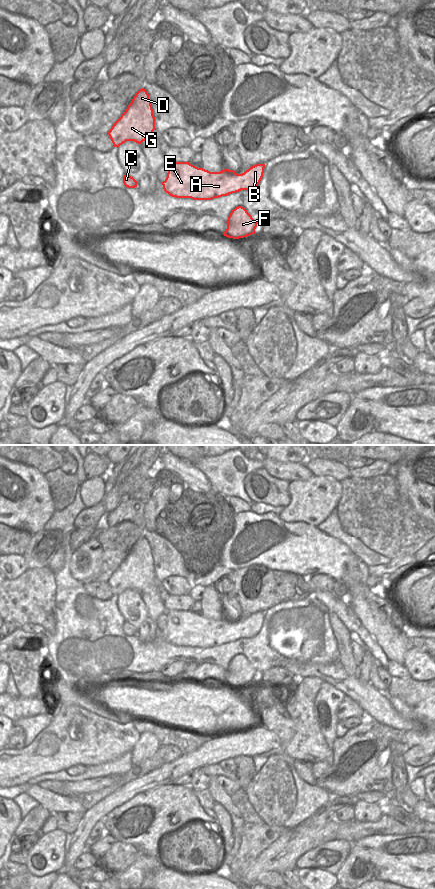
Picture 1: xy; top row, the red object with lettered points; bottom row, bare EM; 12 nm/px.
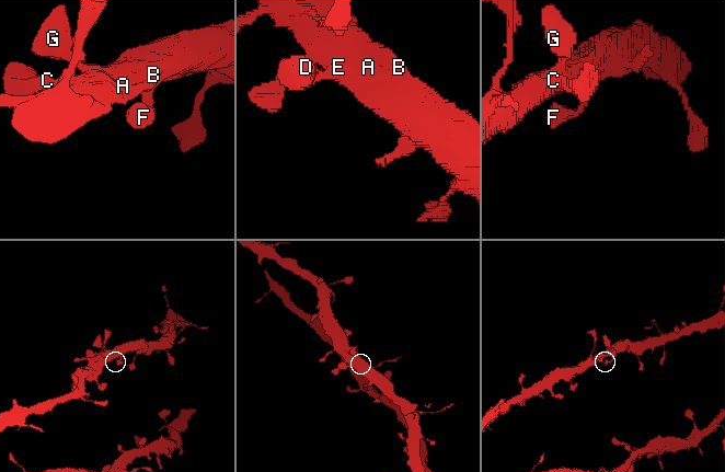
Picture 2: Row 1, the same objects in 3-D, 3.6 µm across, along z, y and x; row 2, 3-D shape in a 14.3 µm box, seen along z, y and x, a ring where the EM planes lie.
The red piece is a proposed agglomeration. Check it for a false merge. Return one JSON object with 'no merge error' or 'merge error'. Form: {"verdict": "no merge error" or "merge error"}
{"verdict": "no merge error"}

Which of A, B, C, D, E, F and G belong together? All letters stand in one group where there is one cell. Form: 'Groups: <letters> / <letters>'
Groups: A B C D E F G

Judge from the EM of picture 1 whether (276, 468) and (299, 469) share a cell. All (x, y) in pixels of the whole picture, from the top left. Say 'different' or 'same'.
same

